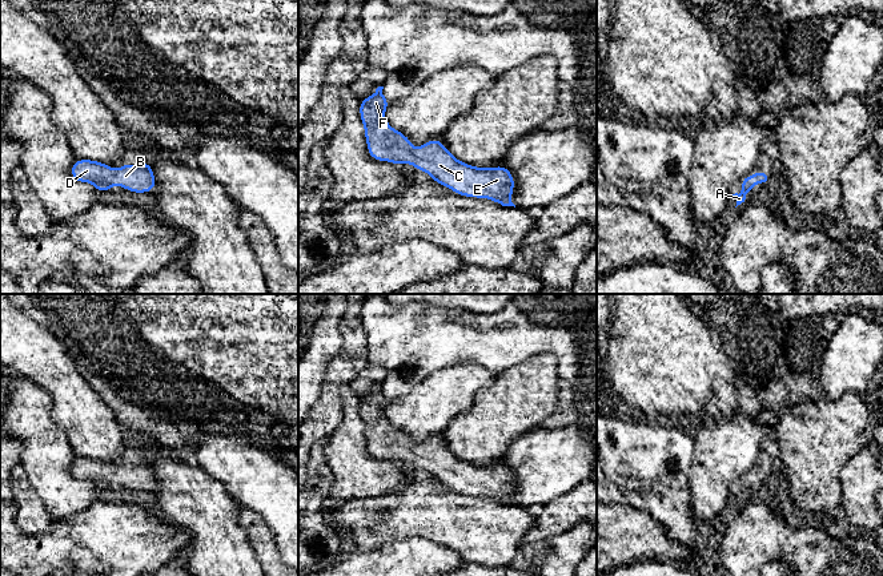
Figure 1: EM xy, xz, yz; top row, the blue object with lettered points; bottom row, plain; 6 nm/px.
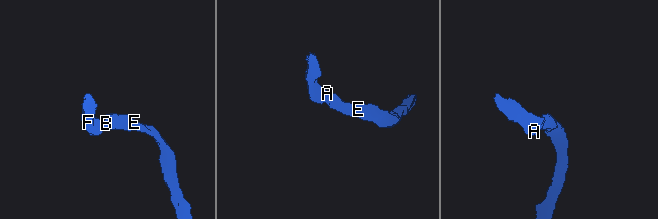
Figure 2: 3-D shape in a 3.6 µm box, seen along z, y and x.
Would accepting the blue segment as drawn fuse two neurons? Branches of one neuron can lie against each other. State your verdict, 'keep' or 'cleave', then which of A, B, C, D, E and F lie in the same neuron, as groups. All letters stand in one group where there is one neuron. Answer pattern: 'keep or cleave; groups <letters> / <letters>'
keep; groups A B C D E F

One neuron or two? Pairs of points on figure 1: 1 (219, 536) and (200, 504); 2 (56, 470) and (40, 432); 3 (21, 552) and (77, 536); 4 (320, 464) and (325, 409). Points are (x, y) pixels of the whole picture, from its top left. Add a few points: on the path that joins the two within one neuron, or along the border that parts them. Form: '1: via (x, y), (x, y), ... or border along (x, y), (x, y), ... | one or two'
1: via (213, 528), (211, 516), (207, 512) | one
2: via (47, 460), (44, 442) | one
3: via (35, 552), (51, 552), (64, 539) | one
4: border along (328, 435), (322, 436), (312, 448) | two

